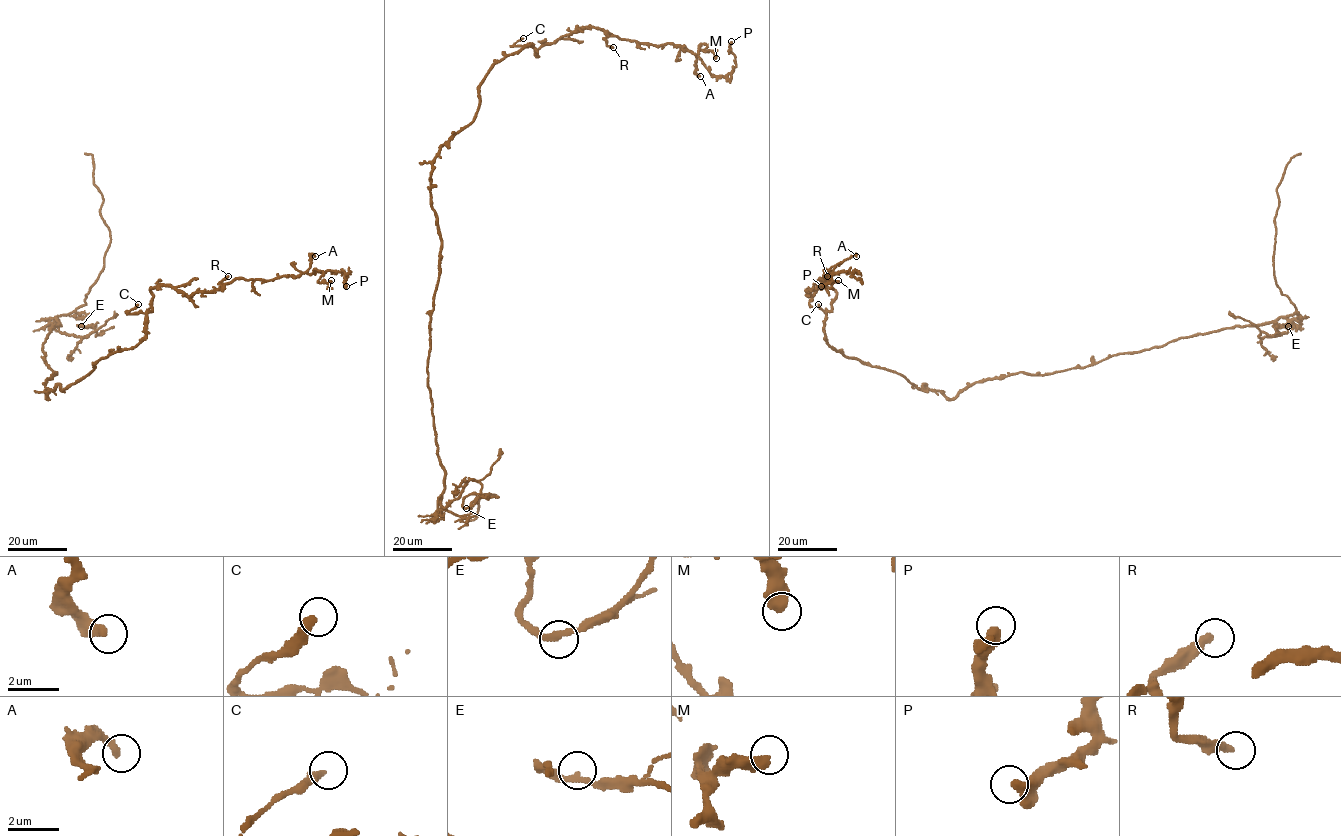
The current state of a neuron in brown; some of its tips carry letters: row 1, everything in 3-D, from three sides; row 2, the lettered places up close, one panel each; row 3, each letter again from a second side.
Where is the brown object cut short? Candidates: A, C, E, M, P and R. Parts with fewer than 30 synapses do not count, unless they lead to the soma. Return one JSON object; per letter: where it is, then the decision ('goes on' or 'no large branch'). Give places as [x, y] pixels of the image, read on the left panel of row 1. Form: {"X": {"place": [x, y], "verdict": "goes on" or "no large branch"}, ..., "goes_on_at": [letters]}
{"A": {"place": [315, 256], "verdict": "no large branch"}, "C": {"place": [138, 304], "verdict": "no large branch"}, "E": {"place": [81, 326], "verdict": "no large branch"}, "M": {"place": [331, 280], "verdict": "no large branch"}, "P": {"place": [346, 286], "verdict": "no large branch"}, "R": {"place": [228, 276], "verdict": "no large branch"}, "goes_on_at": []}

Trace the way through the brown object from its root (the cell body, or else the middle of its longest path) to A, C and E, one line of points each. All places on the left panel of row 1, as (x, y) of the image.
A: (46, 381), (46, 399), (132, 348), (151, 289), (190, 296), (300, 276), (315, 256)
C: (46, 381), (46, 399), (100, 359), (132, 348), (146, 331), (146, 315), (129, 312), (138, 304)
E: (46, 381), (57, 372), (42, 350), (60, 326), (55, 317), (61, 332), (96, 335), (81, 326)

